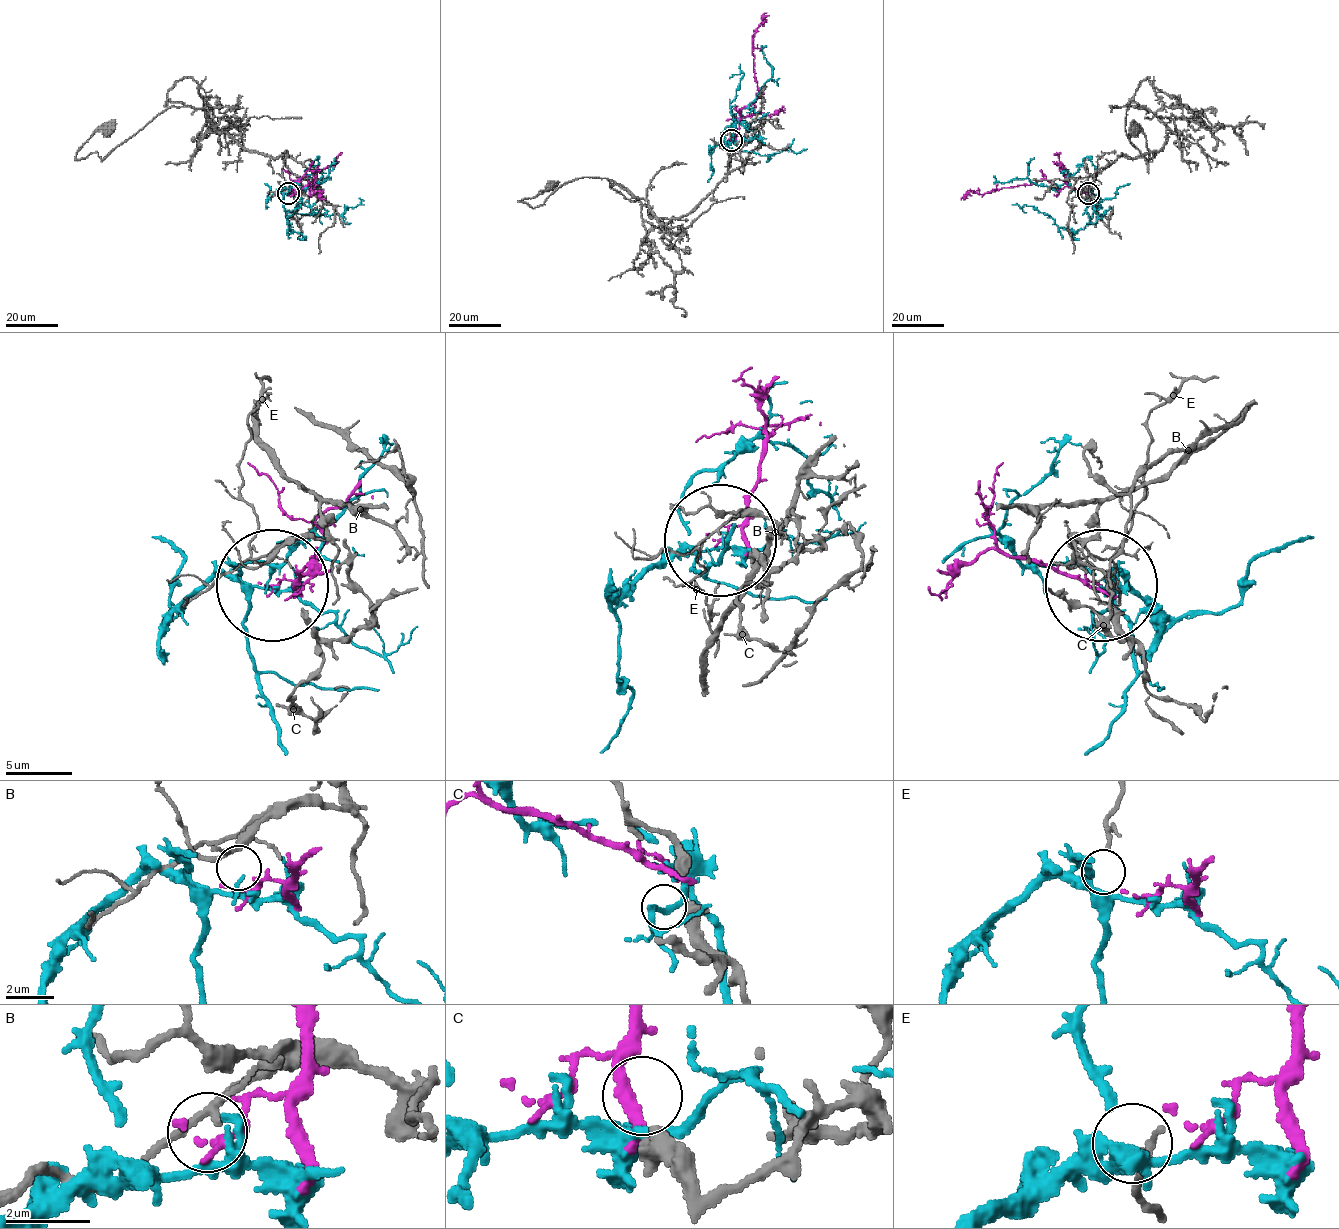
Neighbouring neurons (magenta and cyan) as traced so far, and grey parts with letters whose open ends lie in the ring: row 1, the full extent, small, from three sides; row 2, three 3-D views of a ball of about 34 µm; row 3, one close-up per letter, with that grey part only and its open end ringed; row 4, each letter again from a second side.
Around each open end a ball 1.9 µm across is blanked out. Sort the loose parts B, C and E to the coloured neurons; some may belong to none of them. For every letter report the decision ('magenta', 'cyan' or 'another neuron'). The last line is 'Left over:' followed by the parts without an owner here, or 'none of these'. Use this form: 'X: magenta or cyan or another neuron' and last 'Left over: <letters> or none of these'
B: another neuron
C: another neuron
E: cyan
Left over: B, C

